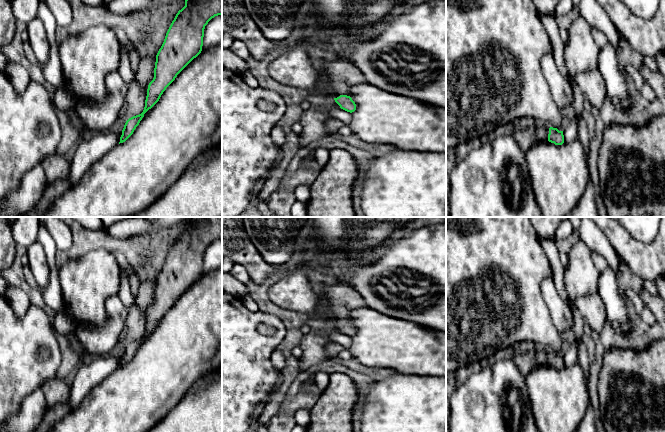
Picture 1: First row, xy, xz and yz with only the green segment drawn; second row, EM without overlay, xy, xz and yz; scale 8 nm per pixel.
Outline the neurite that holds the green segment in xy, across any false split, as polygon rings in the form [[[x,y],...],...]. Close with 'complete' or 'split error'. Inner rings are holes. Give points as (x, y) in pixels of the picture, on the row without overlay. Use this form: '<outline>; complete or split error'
[[[222,217],[186,222],[185,230],[176,238],[156,279],[154,302],[148,309],[144,334],[126,345],[119,368],[133,358],[144,338],[159,325],[177,299],[201,277],[205,250],[218,239],[222,239]]]; complete

